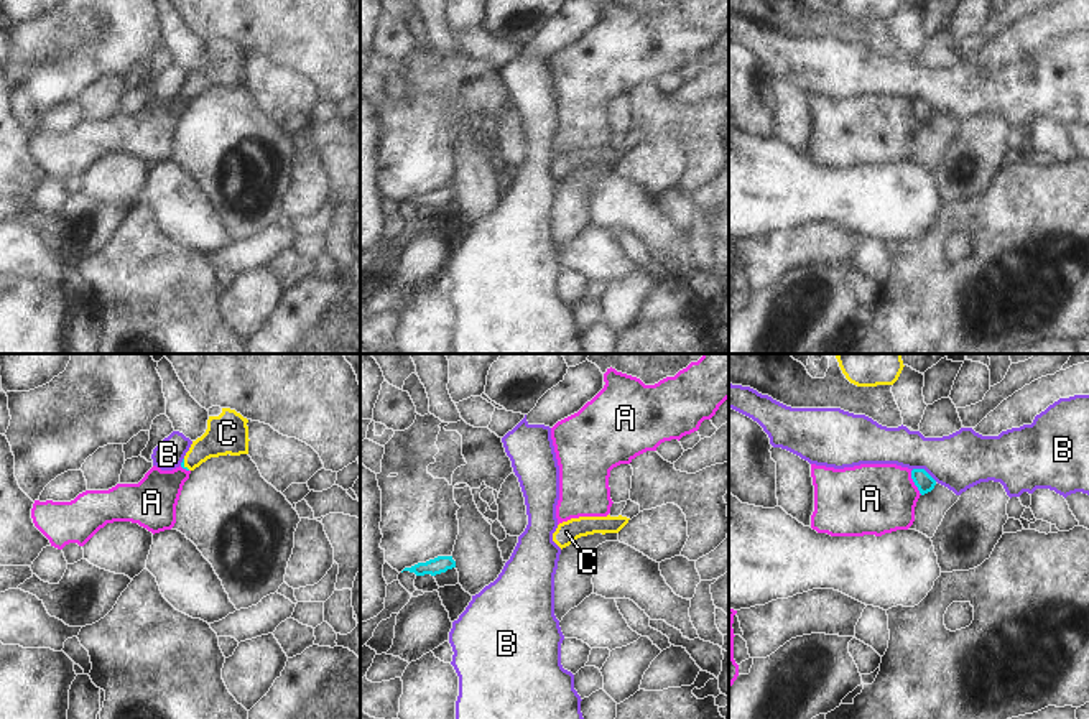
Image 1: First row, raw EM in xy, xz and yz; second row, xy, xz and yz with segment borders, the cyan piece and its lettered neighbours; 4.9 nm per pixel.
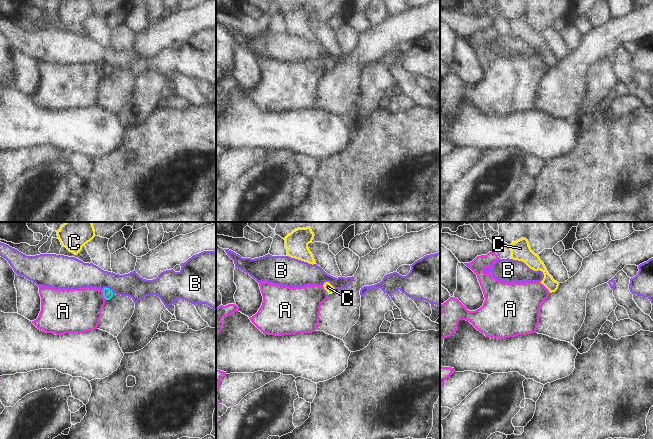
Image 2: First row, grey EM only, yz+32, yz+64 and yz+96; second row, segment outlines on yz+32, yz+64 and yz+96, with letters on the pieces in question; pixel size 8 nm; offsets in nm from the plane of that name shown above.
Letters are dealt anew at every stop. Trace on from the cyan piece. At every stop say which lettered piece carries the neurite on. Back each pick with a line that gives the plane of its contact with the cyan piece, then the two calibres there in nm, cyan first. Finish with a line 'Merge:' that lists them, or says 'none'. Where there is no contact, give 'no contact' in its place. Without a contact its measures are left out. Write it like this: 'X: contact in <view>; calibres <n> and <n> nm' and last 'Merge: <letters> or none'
C: contact in xy; calibres 20 and 190 nm
Merge: C

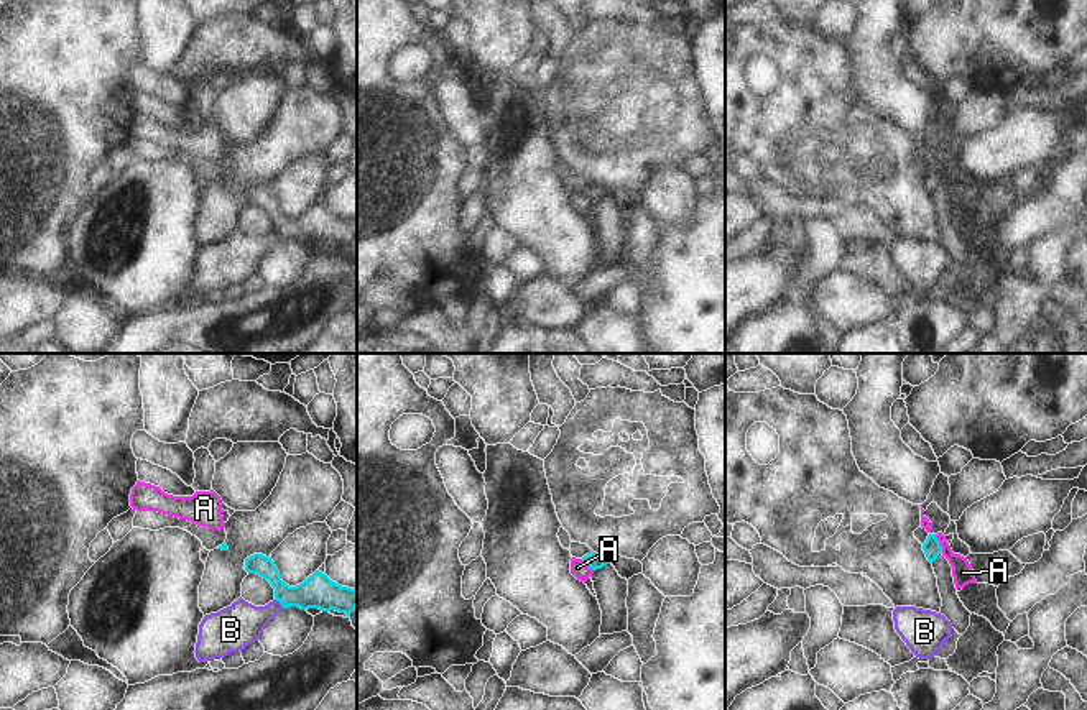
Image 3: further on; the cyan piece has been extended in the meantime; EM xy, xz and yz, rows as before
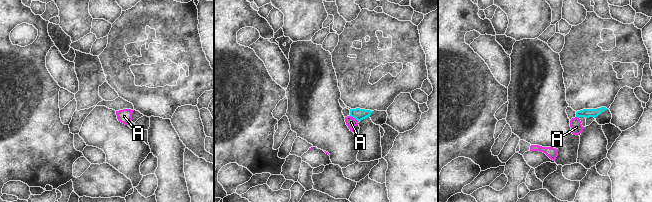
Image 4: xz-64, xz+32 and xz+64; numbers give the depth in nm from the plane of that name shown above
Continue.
Merge: none

